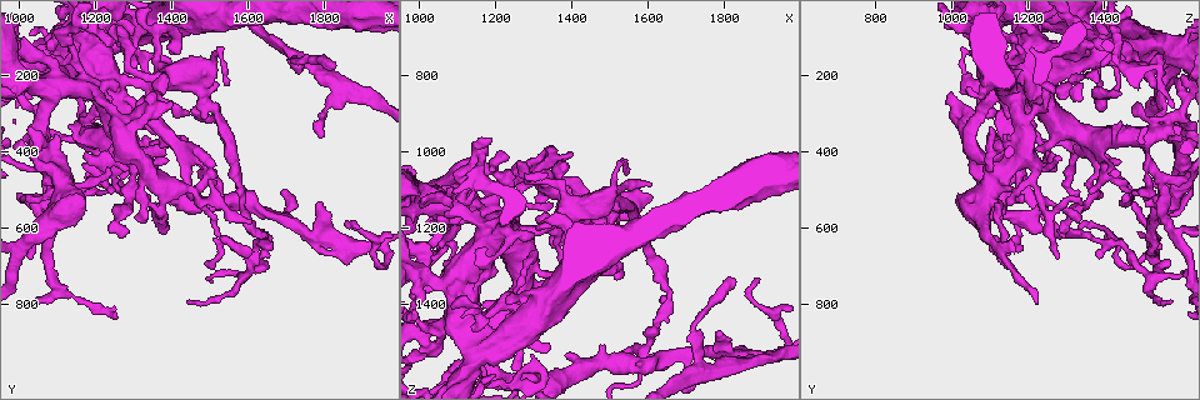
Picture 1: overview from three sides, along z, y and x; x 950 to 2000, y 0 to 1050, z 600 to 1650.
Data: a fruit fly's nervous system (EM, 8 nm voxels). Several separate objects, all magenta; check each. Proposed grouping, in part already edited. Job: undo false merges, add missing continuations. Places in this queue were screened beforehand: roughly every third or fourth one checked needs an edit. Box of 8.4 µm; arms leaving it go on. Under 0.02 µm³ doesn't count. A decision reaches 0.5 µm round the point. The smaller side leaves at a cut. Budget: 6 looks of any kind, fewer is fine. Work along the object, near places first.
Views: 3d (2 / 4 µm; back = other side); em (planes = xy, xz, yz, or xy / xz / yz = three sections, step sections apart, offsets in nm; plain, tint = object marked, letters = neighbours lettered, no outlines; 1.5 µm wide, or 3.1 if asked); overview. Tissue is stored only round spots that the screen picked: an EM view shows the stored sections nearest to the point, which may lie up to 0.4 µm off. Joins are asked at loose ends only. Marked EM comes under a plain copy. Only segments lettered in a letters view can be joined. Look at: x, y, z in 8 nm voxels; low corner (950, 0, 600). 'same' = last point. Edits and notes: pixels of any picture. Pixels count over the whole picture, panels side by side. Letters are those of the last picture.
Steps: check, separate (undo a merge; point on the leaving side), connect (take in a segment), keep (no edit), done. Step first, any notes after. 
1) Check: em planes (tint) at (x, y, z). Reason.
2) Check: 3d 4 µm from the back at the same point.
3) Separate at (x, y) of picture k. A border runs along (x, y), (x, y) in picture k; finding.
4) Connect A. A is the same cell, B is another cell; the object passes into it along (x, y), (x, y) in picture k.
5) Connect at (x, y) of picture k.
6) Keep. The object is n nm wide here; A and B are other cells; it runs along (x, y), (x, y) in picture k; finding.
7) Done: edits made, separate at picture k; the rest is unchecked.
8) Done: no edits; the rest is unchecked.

Check: 3d 2 µm from the back at (1890, 590, 1330).

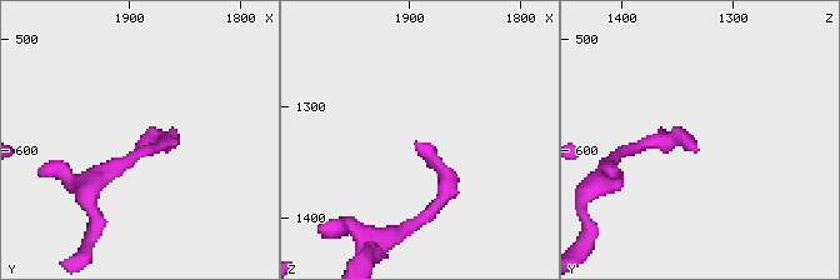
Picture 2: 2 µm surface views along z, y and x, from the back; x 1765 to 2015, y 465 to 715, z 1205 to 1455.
Check: em yz step 4 (letters) at (1894, 600, 1334).

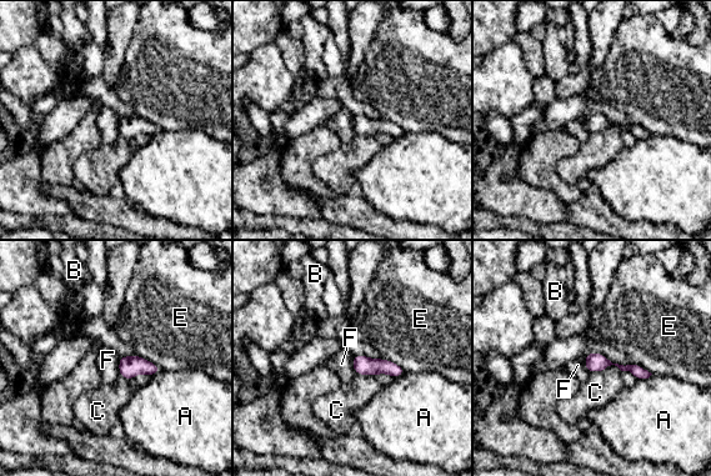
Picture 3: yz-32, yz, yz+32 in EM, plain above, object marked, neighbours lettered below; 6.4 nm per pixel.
Keep. A, B, C, E and F are other cells; a border runs along (621, 370), (609, 365), (590, 374) in picture 3; none of them fits.

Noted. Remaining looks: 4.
Check: em xz step 4 (letters) at (1735, 165, 1445). Thin neck.

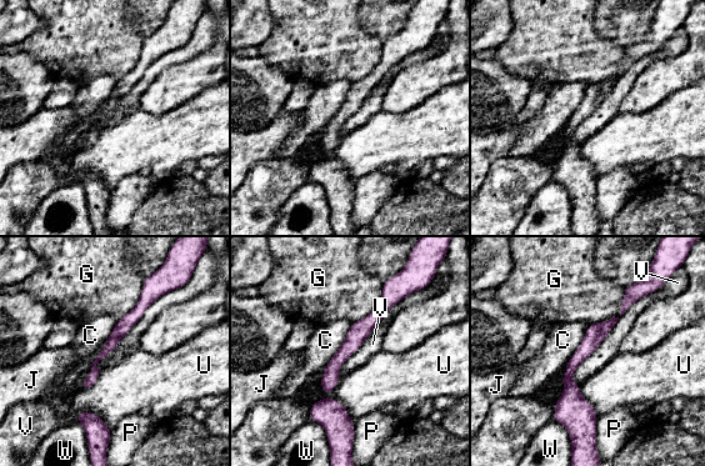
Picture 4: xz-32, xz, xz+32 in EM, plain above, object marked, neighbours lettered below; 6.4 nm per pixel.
Keep. The longest contact is with V, 750 nm; C, G, J, P, U, V and W are other cells; a border runs along (650, 294), (580, 364), (576, 385) in picture 4; all the same cell.

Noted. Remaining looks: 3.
Check: em xz step 4 (tint) at (1605, 580, 1090). Free end.

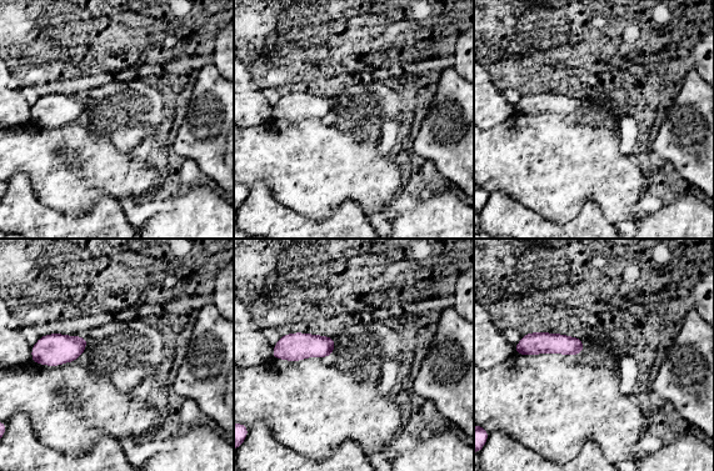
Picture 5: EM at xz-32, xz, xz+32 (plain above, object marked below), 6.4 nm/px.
Check: em planes (letters) at the same point.

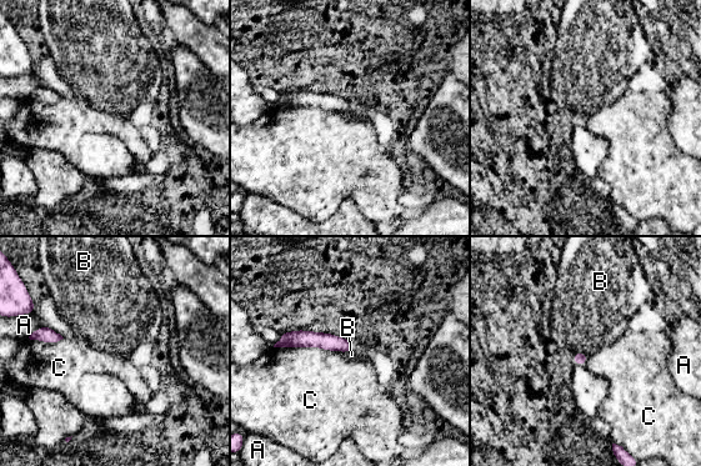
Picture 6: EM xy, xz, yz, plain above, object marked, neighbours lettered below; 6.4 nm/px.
Keep. A, B and C are other cells; no lettered segment goes on from it.

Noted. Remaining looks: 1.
Done: no edits; the rest is unchecked.

